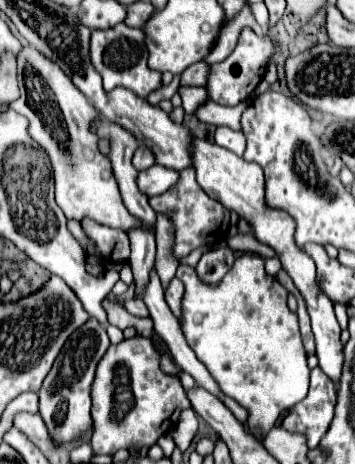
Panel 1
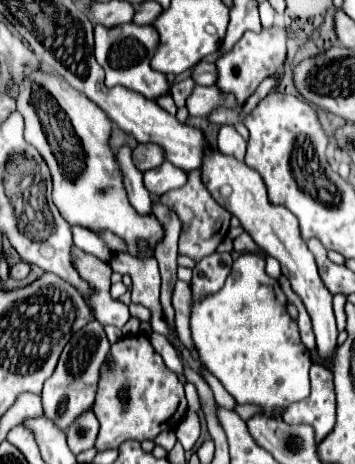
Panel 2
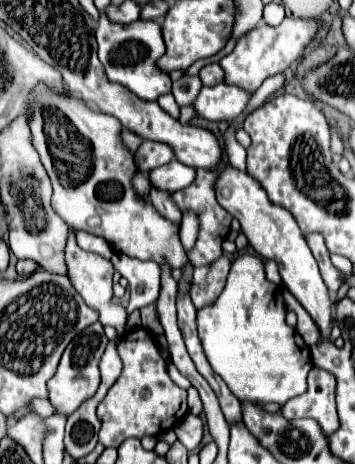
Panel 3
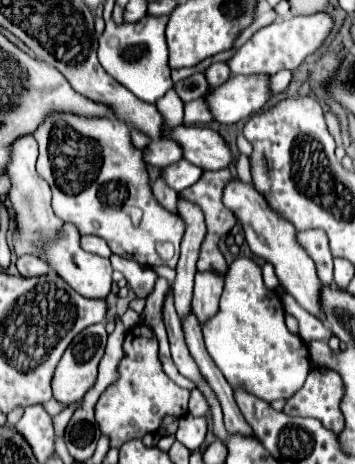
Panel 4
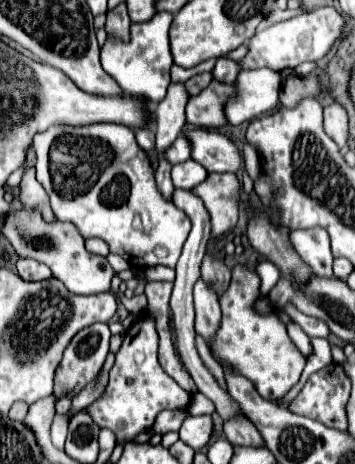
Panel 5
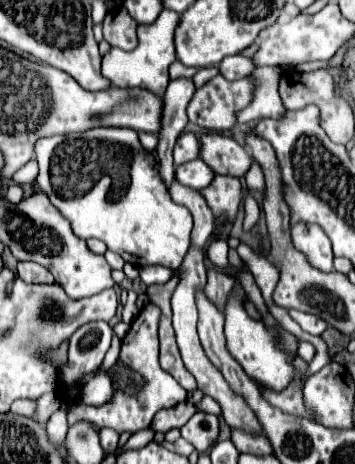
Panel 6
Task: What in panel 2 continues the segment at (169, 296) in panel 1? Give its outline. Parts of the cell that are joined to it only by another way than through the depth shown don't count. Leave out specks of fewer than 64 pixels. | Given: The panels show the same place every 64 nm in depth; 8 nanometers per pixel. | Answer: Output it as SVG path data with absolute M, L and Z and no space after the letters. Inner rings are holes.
M176 280L174 284L174 290L172 290L172 306L174 306L174 320L176 320L176 330L180 334L180 340L192 350L192 354L198 358L196 354L196 348L192 344L192 338L190 338L190 302L192 302L192 292L190 292L190 286L182 280Z

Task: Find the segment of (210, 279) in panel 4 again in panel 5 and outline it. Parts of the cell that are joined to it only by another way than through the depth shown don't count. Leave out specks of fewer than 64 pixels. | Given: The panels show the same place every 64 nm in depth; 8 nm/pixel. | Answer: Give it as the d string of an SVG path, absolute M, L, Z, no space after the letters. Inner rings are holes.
M202 278L194 286L194 308L196 308L196 332L202 334L206 342L210 342L220 324L220 304L216 290Z

